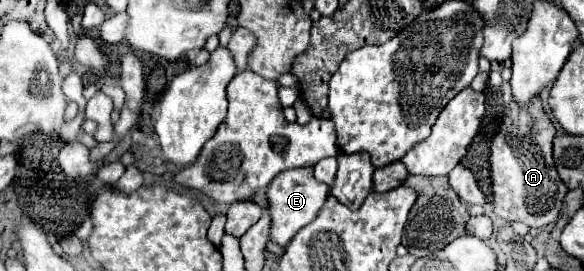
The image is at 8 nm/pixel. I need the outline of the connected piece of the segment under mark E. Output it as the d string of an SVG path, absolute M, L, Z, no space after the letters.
M312 167L292 169L292 171L284 171L284 173L276 175L276 179L268 185L268 191L266 191L268 211L270 211L270 219L272 219L270 241L278 243L278 245L288 245L290 239L318 215L328 193L330 193L330 187L326 183L320 183L314 179Z

